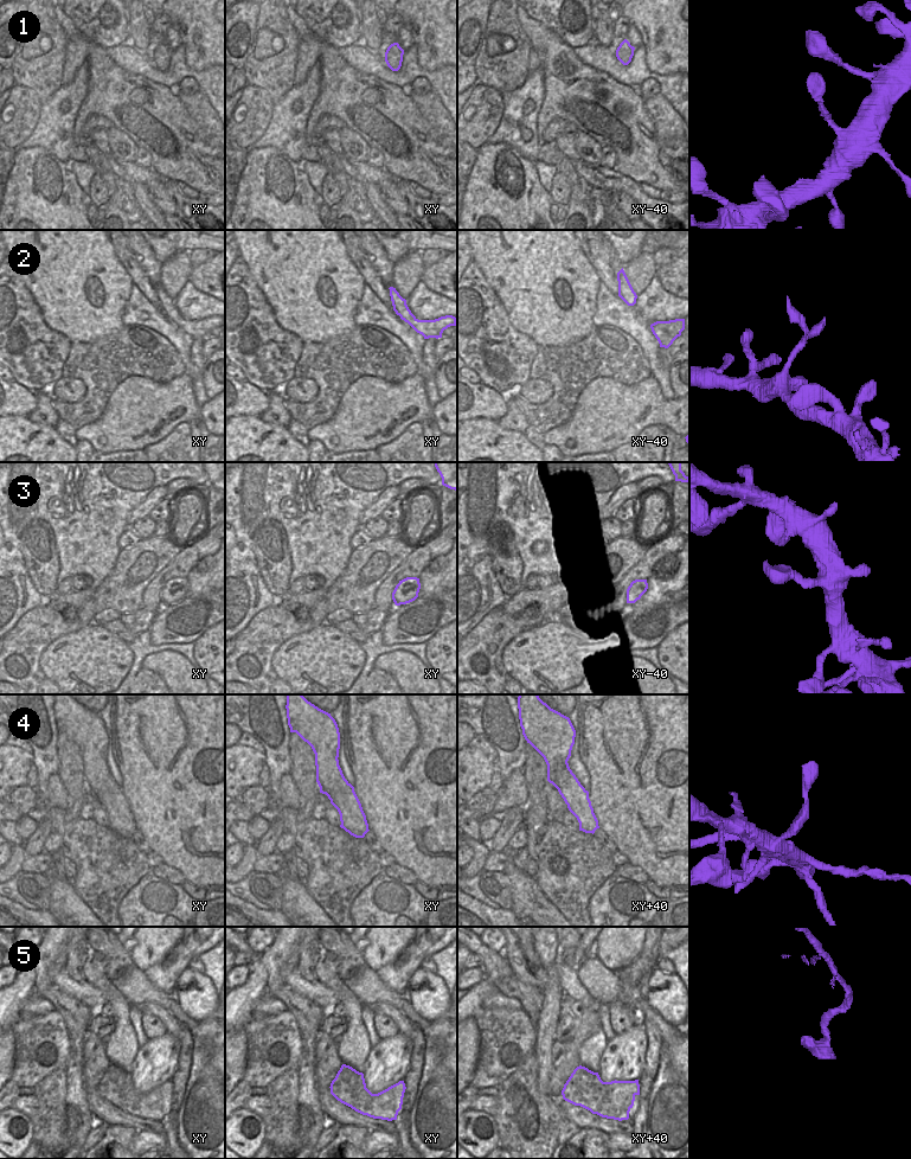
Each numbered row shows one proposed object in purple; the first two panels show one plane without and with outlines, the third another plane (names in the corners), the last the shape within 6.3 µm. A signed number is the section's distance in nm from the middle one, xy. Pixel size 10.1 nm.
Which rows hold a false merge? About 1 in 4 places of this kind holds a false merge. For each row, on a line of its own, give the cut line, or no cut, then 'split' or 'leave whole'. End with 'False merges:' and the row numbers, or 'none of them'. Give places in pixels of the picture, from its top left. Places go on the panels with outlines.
1: no cut | leave whole
2: xy (417, 319), (411, 326) | split
3: no cut | leave whole
4: no cut | leave whole
5: xy+40 (635, 1088), (624, 1096), (626, 1111), (628, 1113) | split
False merges: 2, 5

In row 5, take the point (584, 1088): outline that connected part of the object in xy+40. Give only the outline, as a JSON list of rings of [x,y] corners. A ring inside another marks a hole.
[[[577,1067],[562,1090],[563,1099],[592,1114],[614,1120],[628,1120],[624,1096],[635,1090],[640,1095],[639,1080],[603,1082],[598,1072]]]

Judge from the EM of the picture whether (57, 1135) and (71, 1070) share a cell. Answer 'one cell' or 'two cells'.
two cells

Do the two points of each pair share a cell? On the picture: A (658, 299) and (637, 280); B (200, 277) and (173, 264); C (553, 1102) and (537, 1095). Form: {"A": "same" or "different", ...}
{"A": "different", "B": "different", "C": "different"}

